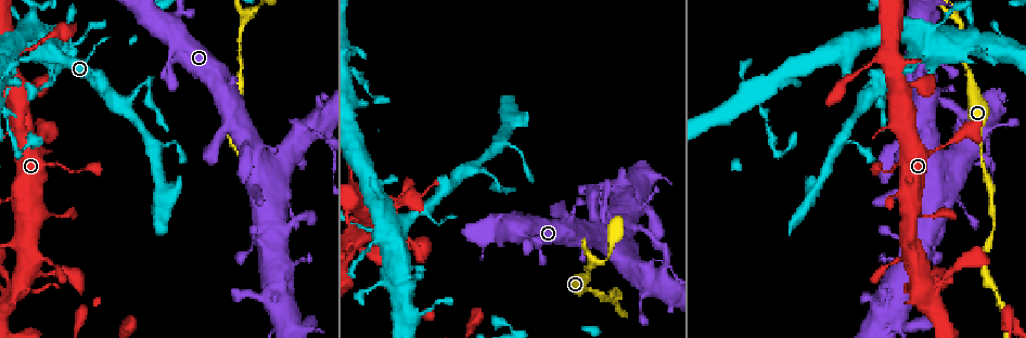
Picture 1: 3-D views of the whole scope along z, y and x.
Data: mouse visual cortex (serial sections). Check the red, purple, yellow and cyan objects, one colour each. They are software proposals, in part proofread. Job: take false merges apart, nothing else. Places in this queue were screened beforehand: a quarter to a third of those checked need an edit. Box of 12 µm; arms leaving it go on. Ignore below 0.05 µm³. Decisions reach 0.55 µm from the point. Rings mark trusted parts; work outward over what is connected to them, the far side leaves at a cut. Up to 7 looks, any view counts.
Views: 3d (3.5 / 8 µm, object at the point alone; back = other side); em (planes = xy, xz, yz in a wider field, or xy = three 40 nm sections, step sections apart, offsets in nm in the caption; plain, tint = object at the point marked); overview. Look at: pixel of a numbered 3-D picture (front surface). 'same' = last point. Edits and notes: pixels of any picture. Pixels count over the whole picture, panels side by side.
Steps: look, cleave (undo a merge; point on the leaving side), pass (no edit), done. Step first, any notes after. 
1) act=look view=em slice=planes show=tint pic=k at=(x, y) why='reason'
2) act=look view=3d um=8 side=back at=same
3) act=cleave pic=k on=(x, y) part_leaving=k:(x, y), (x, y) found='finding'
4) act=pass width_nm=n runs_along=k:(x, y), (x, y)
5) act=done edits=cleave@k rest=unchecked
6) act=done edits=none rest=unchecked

act=look view=3d um=3.5 pic=1 at=(45, 258) why='thin neck'

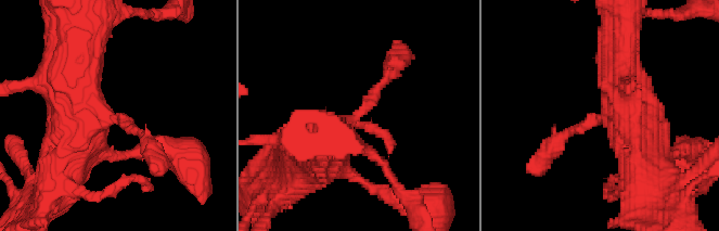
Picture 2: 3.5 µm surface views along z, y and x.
act=look view=em slice=xy step=1 show=tint pic=2 at=(118, 115)

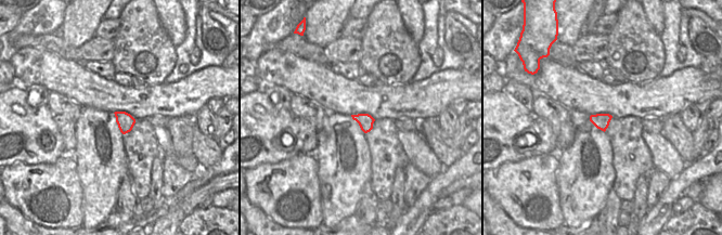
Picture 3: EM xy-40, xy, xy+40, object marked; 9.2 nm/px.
act=pass found='all the same cell'

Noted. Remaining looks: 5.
act=look view=3d um=8 side=back pic=1 at=(246, 15) why='three-way junction'

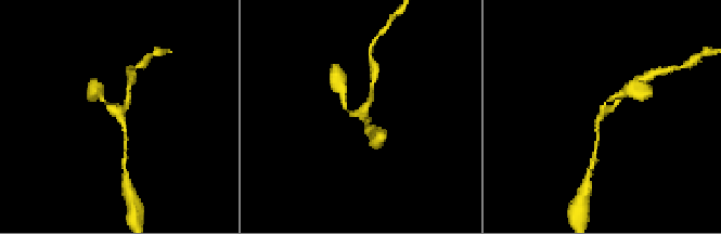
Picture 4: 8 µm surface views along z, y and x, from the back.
act=look view=3d um=3.5 pic=4 at=(361, 115) why='closer look'

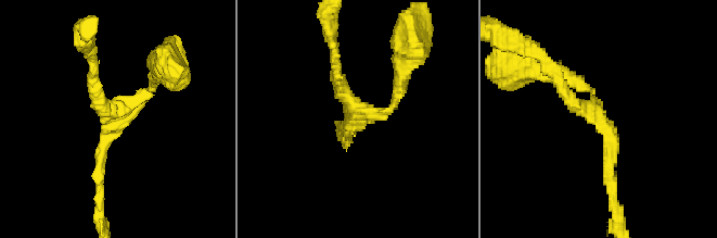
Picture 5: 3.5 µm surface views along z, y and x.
act=look view=em slice=xy step=2 show=tint pic=5 at=(116, 113) why='now the EM'

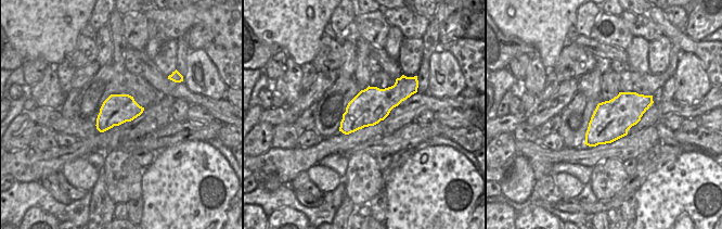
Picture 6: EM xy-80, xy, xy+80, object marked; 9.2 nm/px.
act=pass runs_along=5:(100, 180), (113, 116), (156, 76) found='one cell here'

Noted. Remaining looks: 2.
act=look view=3d um=3.5 side=back pic=1 at=(148, 81)

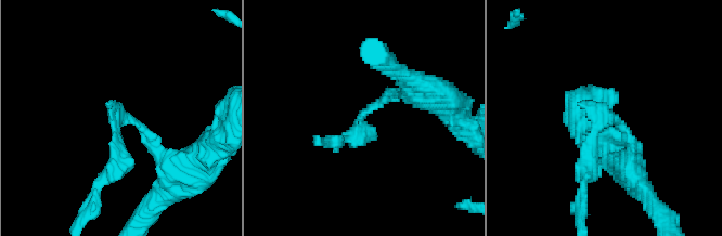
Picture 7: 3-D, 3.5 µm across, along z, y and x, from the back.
act=look view=em slice=xy step=5 show=tint pic=7 at=(610, 117) why='need the tissue'

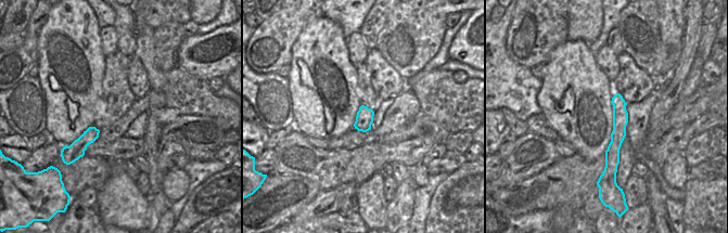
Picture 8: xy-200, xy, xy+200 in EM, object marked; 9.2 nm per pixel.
act=cleave pic=7 on=(120, 151) part_leaving=7:(126, 121), (116, 121), (116, 168), (93, 201) found='two cells meet here'

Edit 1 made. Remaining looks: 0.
act=done edits=cleave@7 rest=unchecked

